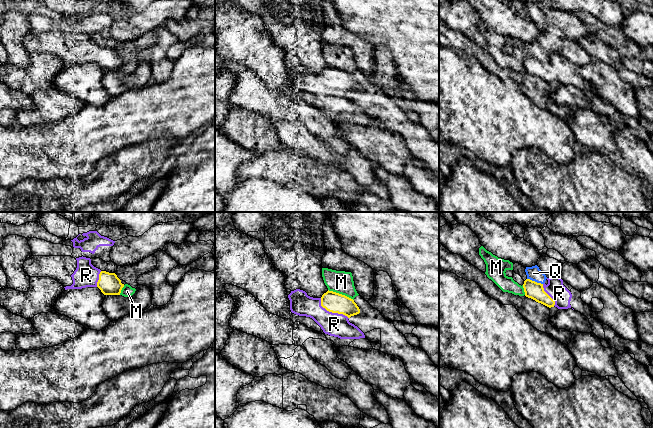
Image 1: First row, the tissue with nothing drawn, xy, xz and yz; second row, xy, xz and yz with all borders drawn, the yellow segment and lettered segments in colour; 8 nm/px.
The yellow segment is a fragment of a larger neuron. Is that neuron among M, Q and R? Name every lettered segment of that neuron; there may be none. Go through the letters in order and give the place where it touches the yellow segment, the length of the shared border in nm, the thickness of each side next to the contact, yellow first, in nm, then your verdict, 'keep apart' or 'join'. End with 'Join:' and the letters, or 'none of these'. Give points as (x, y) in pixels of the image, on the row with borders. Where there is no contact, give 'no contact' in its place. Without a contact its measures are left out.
M: xz (341, 294) | 220 nm | 160/180 nm | keep apart
Q: yz (534, 281) | 140 nm | 140/120 nm | keep apart
R: xz (331, 311) | 280 nm | 160/190 nm | join
Join: R

